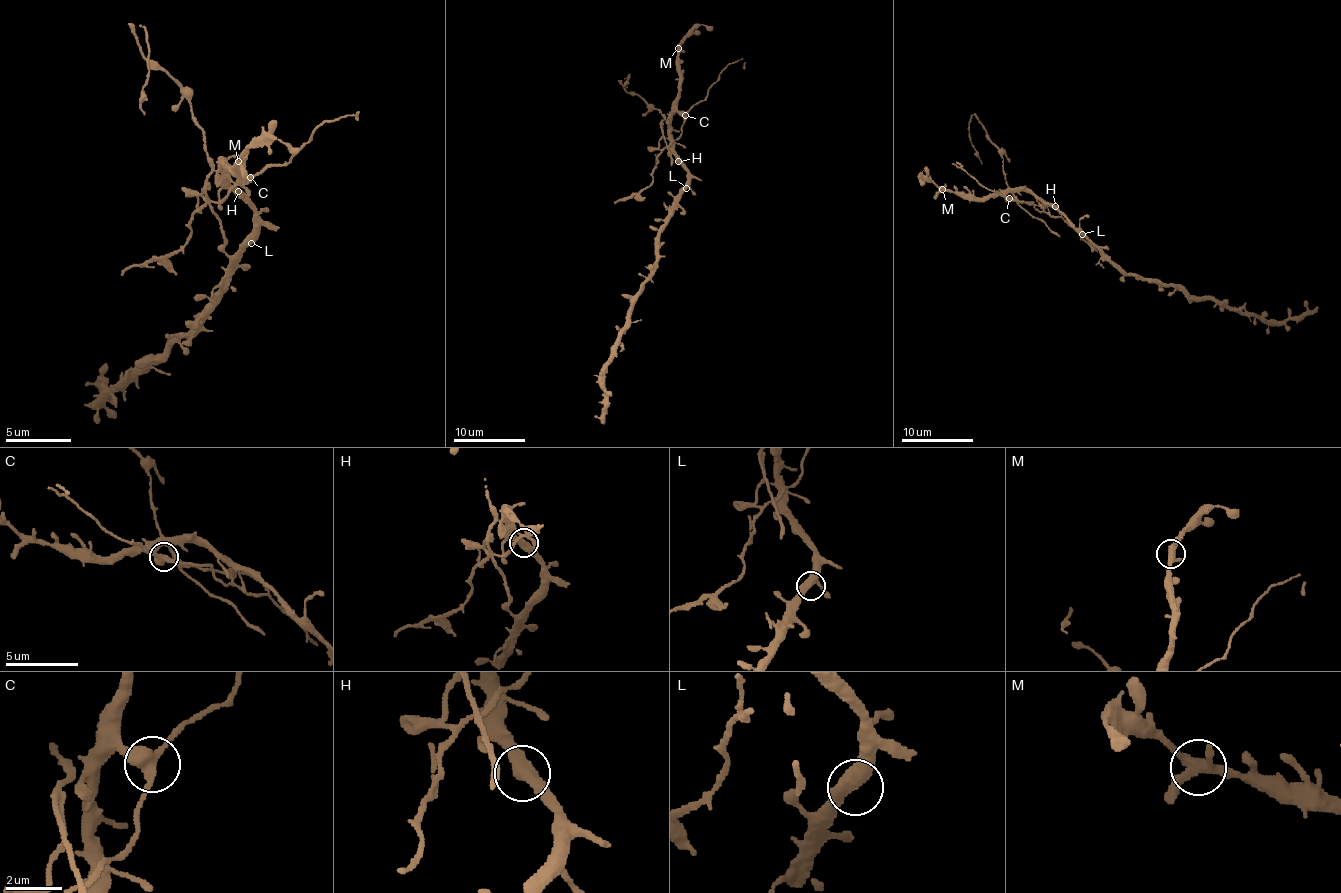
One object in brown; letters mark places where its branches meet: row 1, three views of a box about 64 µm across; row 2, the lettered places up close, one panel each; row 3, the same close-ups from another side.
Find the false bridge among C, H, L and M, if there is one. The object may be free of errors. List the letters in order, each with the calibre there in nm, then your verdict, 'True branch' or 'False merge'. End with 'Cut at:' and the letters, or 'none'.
C: Thickness 400 nm. False merge
H: Thickness 440 nm. True branch
L: Thickness 400 nm. True branch
M: Thickness 340 nm. True branch
Cut at: C

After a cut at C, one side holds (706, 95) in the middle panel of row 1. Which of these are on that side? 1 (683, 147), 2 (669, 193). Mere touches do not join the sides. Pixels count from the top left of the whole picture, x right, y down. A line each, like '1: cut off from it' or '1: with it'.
1: cut off from it
2: cut off from it

